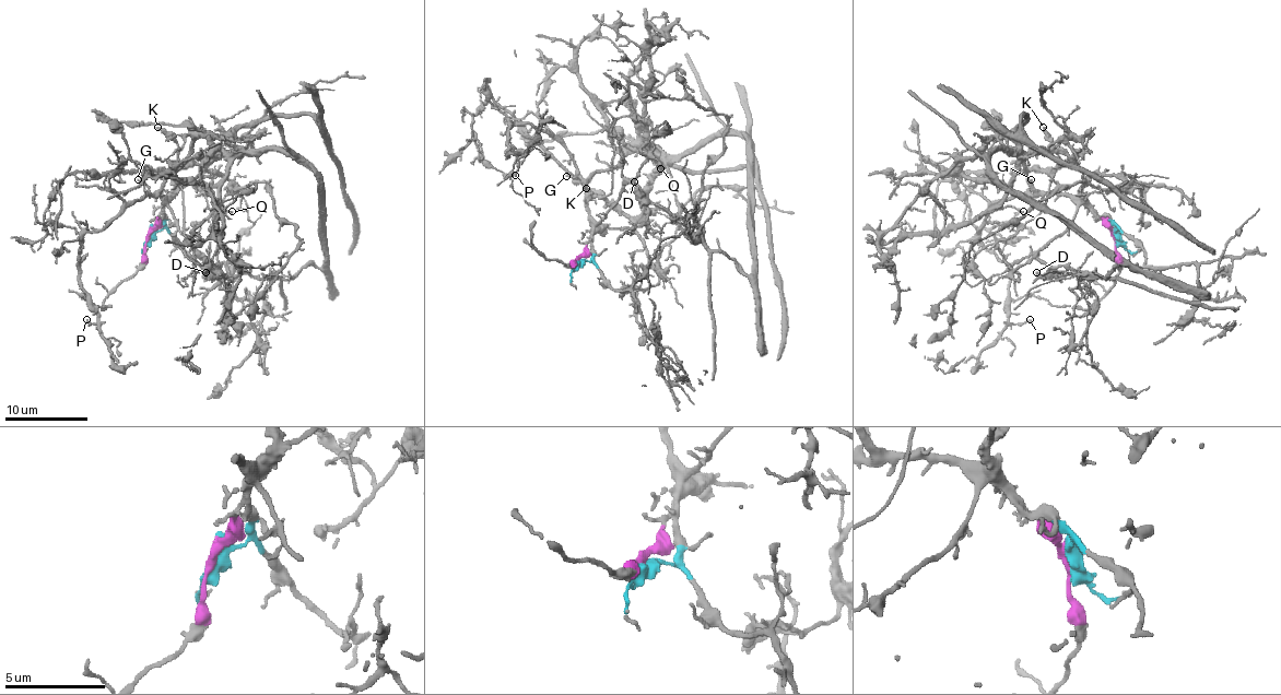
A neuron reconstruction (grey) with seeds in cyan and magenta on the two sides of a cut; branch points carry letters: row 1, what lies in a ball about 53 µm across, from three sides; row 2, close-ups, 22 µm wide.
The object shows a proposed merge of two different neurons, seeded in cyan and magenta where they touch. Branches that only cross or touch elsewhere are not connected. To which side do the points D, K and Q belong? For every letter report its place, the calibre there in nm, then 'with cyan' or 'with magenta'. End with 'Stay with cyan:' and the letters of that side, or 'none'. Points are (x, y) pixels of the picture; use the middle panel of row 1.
D: (634, 181) | 240 nm | with magenta
K: (586, 188) | 200 nm | with magenta
Q: (660, 168) | 150 nm | with magenta
Stay with cyan: none

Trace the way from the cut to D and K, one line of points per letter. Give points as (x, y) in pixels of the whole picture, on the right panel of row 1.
D: (1115, 237), (1064, 154), (997, 150), (990, 155), (997, 178), (1130, 266), (1115, 266), (1105, 279), (1036, 272)
K: (1115, 237), (1113, 228), (1086, 199), (1080, 171), (1057, 155), (1043, 127)

